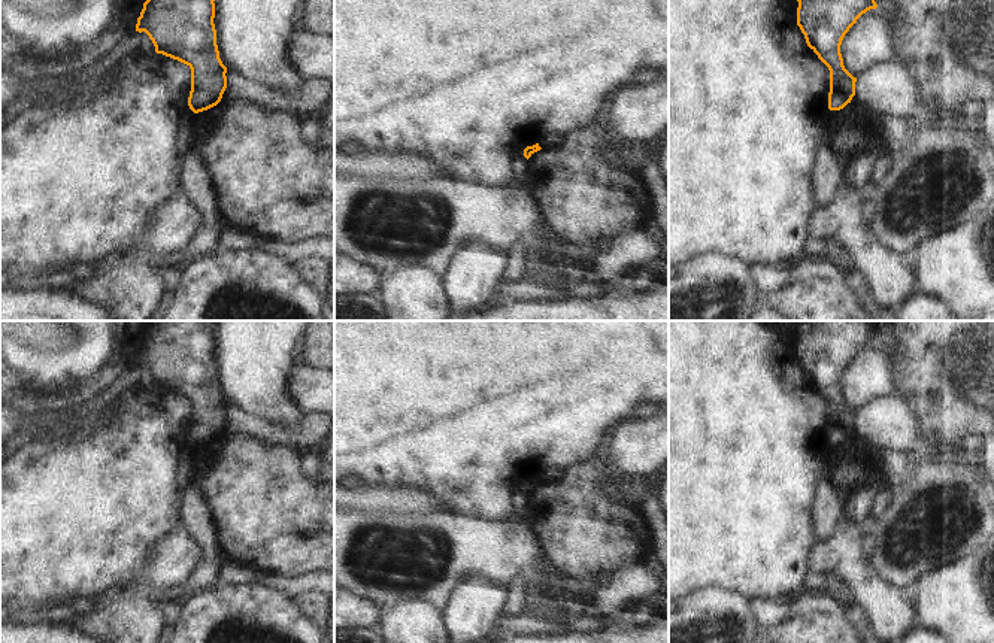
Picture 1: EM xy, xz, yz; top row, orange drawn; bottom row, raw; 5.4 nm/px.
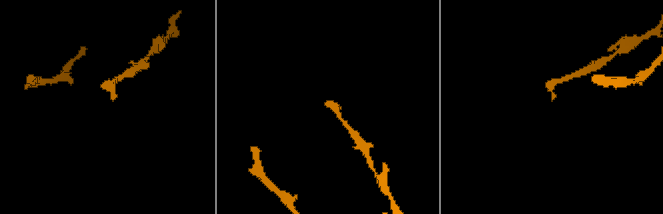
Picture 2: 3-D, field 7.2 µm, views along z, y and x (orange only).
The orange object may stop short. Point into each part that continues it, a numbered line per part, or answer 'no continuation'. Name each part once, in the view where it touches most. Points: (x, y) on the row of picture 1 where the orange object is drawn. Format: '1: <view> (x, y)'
no continuation.

